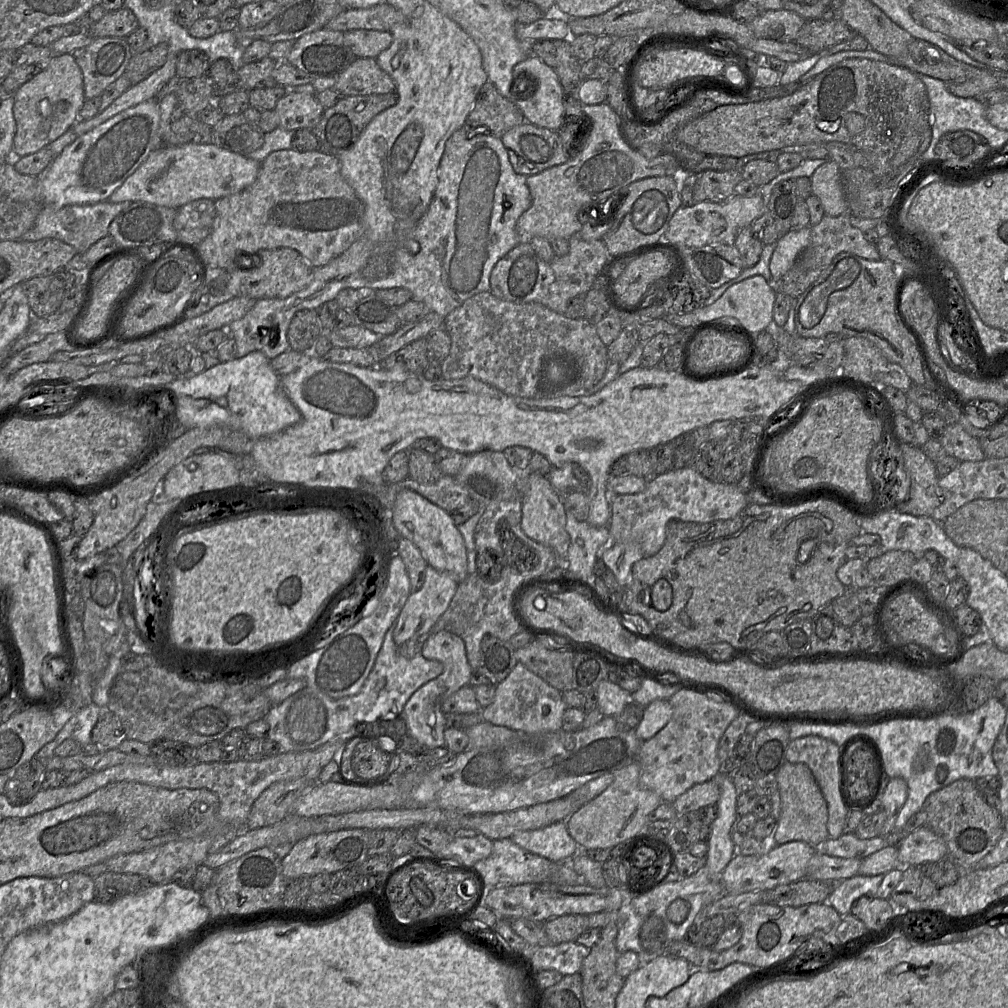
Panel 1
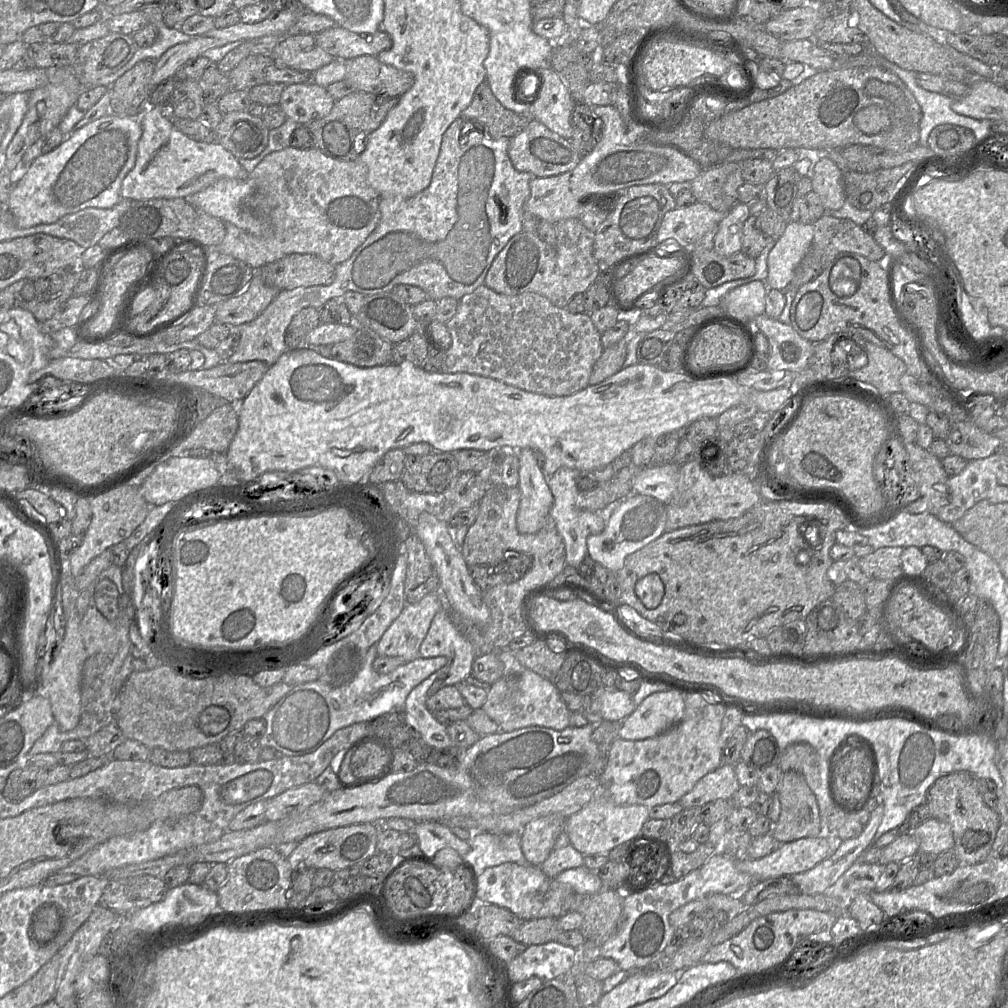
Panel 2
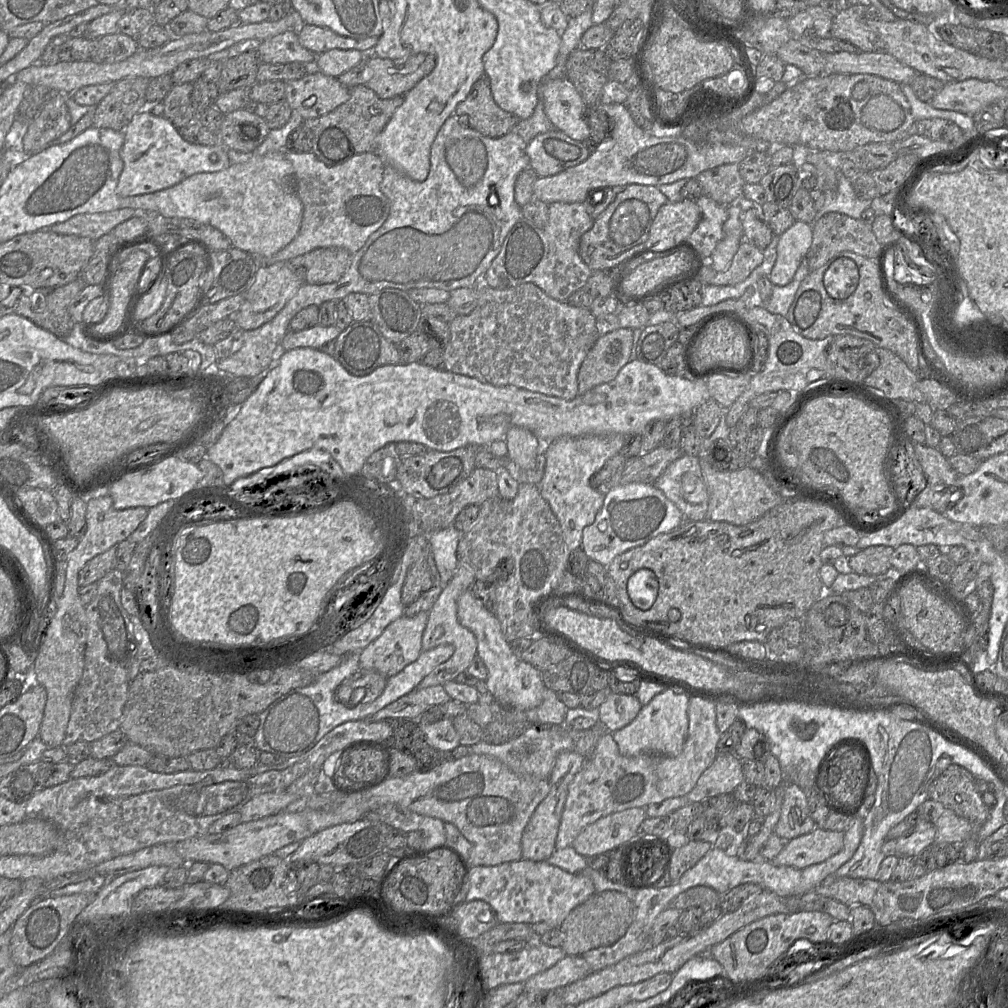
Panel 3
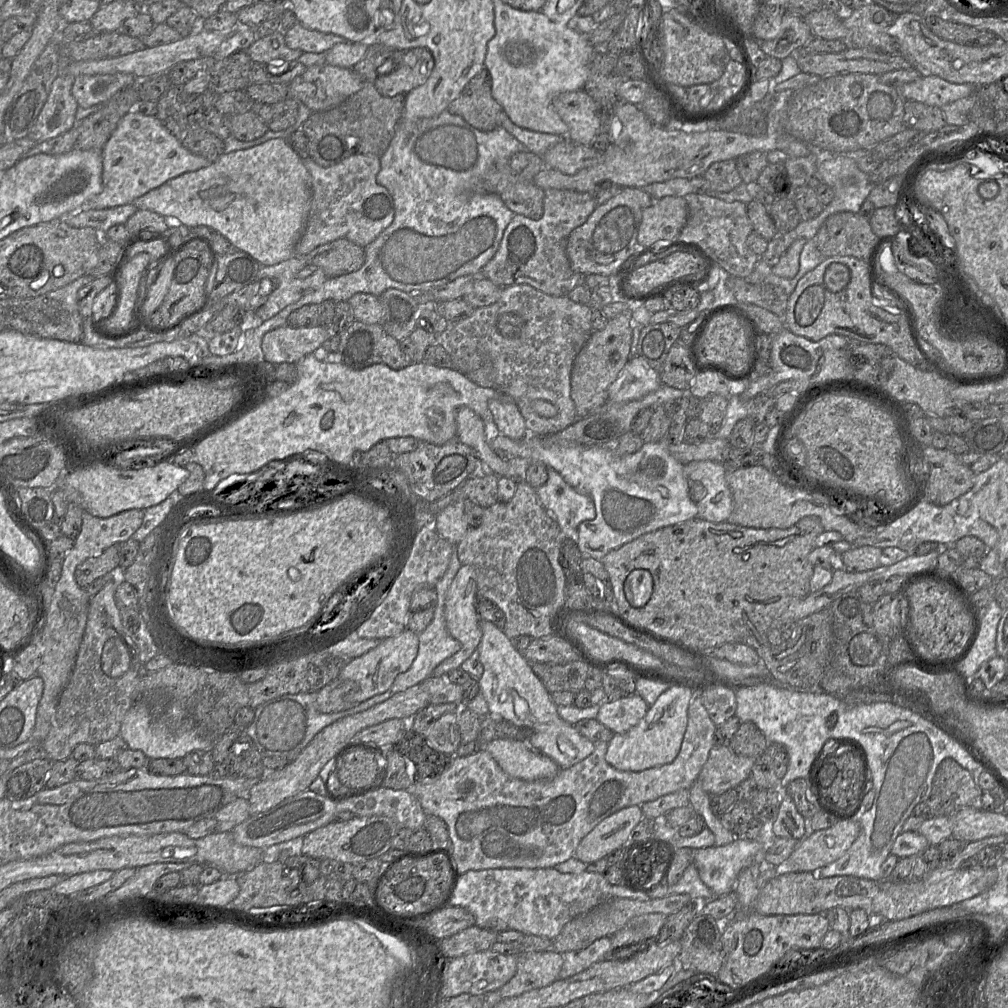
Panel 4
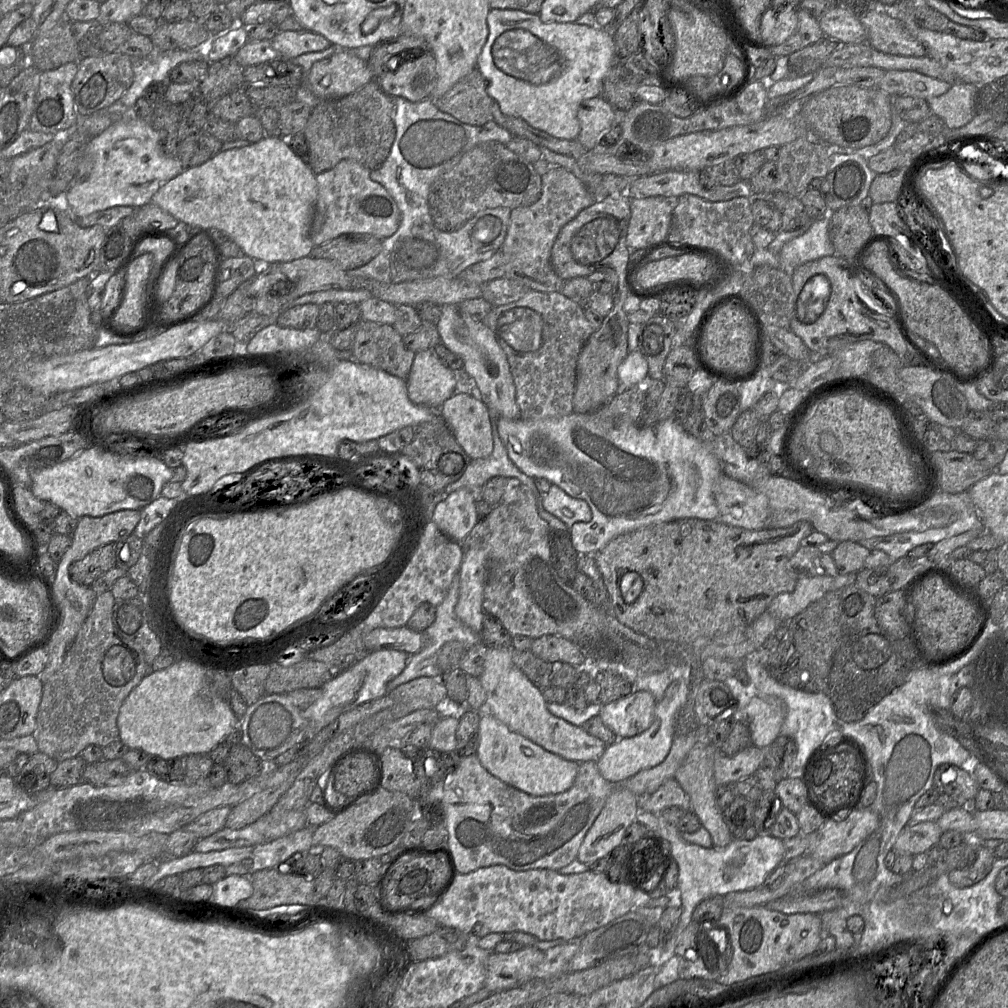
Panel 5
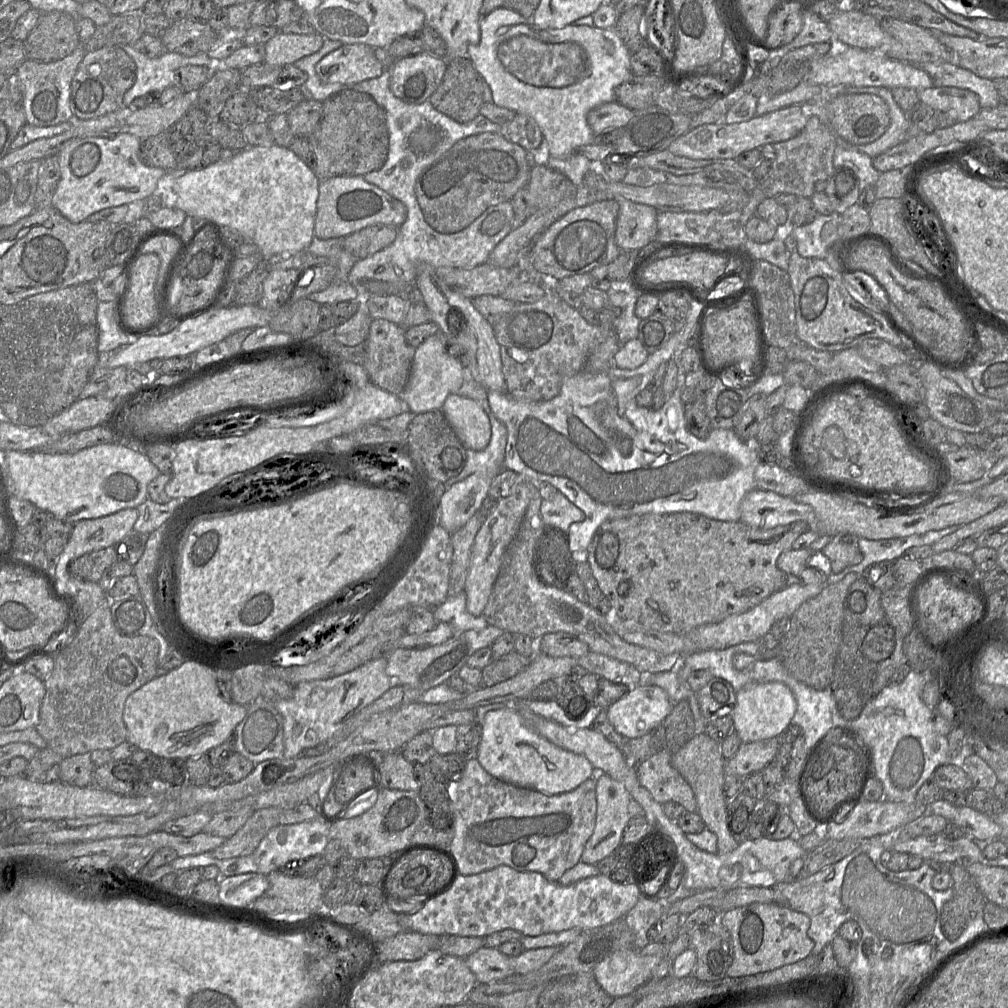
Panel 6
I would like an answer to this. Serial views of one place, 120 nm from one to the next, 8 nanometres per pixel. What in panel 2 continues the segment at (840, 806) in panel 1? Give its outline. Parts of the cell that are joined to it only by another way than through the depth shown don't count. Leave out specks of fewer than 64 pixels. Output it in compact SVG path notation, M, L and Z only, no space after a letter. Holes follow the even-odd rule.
M794 743L782 750L778 766L783 773L796 771L804 777L815 795L823 834L827 832L827 820L834 806L838 808L831 788L831 755L825 758L808 743Z

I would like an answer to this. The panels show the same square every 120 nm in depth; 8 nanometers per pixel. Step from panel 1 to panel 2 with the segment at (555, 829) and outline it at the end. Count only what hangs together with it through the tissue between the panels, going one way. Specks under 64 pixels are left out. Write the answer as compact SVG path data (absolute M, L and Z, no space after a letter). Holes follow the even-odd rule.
M563 830L555 842L554 849L540 868L546 876L554 879L564 870L581 867L583 864L583 855L570 844L569 838Z

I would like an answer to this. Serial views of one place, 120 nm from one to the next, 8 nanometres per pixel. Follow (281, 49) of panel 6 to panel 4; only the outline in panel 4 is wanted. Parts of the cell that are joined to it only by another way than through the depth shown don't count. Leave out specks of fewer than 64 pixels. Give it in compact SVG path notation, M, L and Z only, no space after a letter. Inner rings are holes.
M298 23L286 30L284 36L288 48L305 53L325 53L336 44L352 43L339 35L307 29Z

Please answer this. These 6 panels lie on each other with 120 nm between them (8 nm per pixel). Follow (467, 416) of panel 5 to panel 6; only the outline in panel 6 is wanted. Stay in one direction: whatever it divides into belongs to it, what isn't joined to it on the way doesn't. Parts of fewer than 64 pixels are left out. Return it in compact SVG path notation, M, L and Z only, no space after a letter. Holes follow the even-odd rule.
M450 394L441 410L465 449L480 451L489 444L490 421L476 401Z

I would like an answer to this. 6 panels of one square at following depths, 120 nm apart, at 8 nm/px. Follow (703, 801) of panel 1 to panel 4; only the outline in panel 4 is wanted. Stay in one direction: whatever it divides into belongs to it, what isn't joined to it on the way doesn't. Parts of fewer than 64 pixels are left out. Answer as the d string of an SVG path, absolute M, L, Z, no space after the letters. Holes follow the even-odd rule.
M714 745L697 781L709 795L733 789L751 776L755 757L736 754L729 746Z

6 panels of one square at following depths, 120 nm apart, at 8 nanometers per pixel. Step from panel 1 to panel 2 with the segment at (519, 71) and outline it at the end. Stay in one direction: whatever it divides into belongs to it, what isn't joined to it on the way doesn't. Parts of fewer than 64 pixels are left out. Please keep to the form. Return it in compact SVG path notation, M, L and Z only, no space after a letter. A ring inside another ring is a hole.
M551 67L537 70L536 75L538 78L534 96L520 97L521 105L526 104L523 99L533 97L529 117L541 122L559 136L570 139L575 131L571 116L576 100L560 75Z

